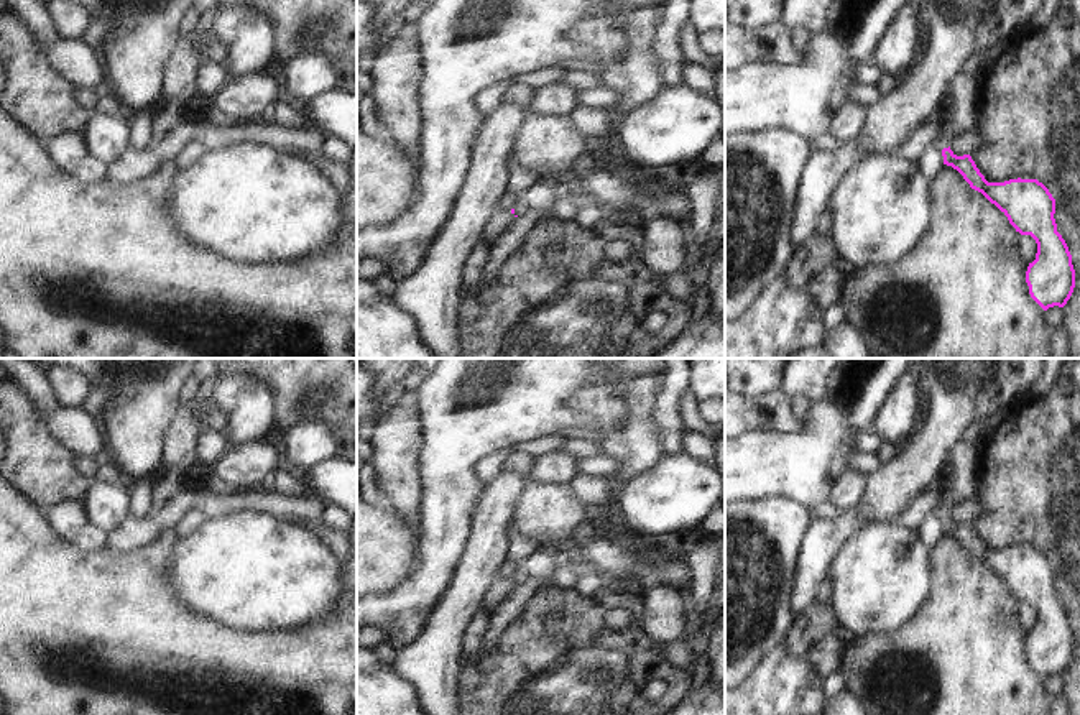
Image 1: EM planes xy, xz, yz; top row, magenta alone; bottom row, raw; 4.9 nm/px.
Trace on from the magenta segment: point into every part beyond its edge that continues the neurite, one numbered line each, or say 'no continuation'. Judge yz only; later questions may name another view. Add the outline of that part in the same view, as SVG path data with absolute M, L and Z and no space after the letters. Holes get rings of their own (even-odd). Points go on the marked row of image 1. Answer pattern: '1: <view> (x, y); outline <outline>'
1: yz (960, 112); outline M958 72L950 85L947 100L940 107L937 146L948 148L952 141L973 130L980 118L978 82L975 76Z

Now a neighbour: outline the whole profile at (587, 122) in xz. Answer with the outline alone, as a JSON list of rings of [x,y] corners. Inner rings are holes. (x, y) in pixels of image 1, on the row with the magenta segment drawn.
[[[575,107],[565,120],[572,125],[574,131],[593,143],[607,130],[605,110],[592,107]]]

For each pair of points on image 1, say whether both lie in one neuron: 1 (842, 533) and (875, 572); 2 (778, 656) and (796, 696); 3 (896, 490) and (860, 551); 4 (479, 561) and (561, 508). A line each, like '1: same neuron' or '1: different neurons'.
1: different neurons
2: same neuron
3: different neurons
4: different neurons

